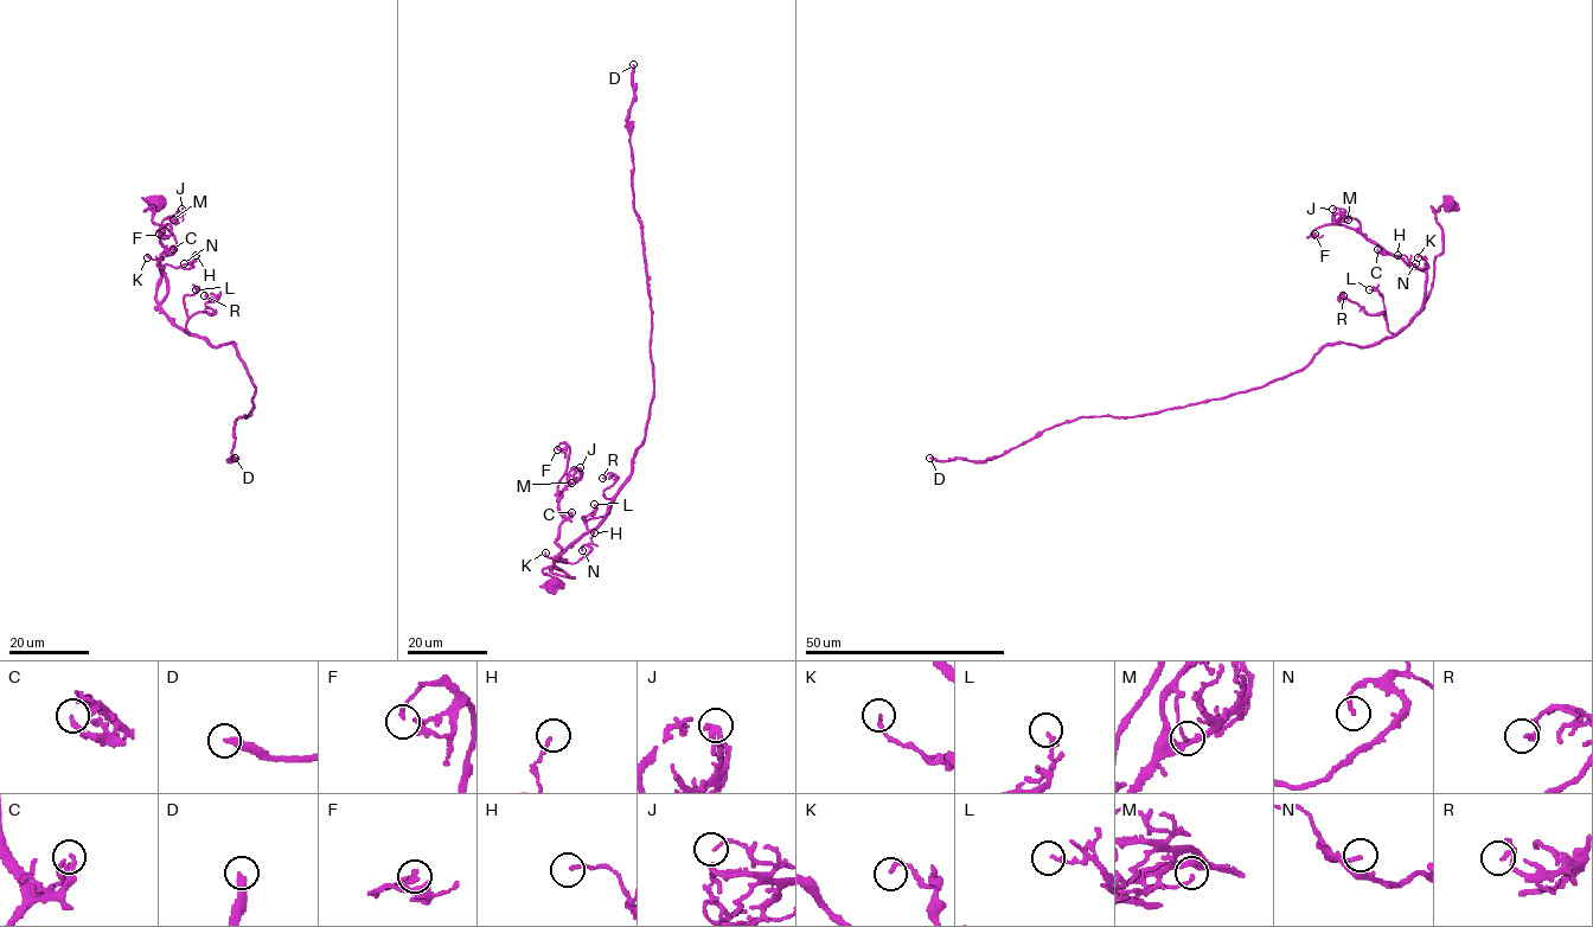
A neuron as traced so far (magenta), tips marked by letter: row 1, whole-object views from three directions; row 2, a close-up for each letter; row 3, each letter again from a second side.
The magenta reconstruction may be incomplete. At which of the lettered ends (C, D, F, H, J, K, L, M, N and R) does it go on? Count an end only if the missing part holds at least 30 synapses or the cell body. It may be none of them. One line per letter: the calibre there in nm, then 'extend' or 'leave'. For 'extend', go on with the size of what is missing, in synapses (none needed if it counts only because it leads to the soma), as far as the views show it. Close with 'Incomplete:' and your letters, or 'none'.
C: calibre 170 nm; leave
D: calibre 320 nm; extend; 450 synapses
F: calibre 160 nm; leave
H: calibre 150 nm; leave
J: calibre 140 nm; leave
K: calibre 160 nm; leave
L: calibre 170 nm; leave
M: calibre 130 nm; leave
N: calibre 170 nm; leave
R: calibre 130 nm; leave
Incomplete: D

